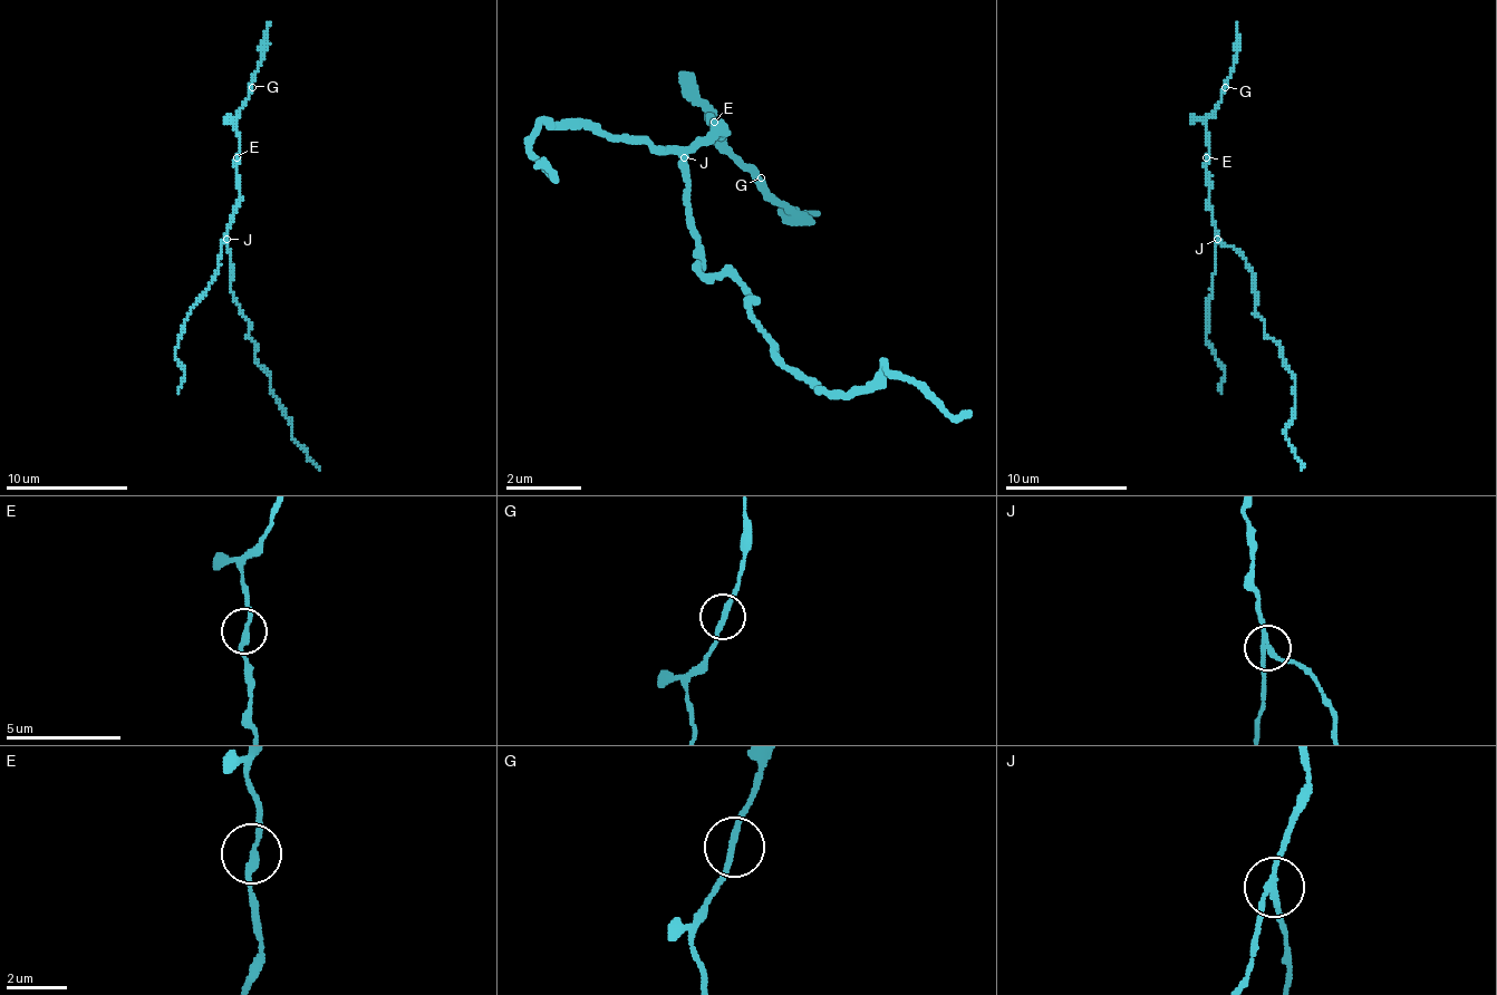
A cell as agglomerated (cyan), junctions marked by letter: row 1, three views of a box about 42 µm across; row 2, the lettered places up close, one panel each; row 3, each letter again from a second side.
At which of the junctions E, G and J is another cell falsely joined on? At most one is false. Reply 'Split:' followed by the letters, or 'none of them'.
Split: J

